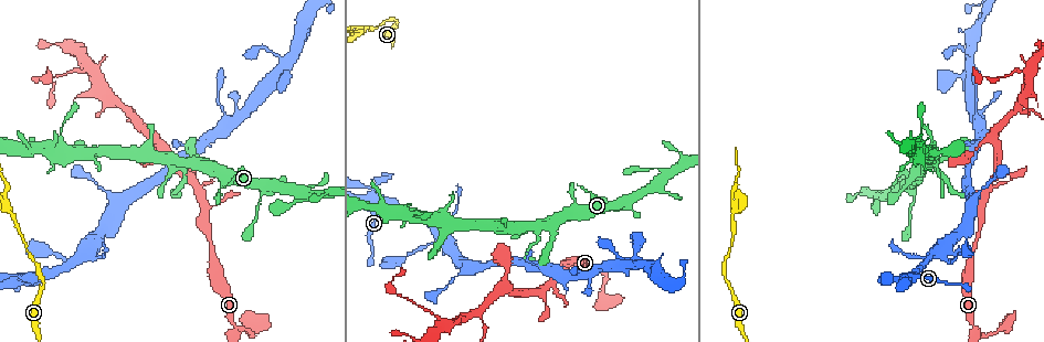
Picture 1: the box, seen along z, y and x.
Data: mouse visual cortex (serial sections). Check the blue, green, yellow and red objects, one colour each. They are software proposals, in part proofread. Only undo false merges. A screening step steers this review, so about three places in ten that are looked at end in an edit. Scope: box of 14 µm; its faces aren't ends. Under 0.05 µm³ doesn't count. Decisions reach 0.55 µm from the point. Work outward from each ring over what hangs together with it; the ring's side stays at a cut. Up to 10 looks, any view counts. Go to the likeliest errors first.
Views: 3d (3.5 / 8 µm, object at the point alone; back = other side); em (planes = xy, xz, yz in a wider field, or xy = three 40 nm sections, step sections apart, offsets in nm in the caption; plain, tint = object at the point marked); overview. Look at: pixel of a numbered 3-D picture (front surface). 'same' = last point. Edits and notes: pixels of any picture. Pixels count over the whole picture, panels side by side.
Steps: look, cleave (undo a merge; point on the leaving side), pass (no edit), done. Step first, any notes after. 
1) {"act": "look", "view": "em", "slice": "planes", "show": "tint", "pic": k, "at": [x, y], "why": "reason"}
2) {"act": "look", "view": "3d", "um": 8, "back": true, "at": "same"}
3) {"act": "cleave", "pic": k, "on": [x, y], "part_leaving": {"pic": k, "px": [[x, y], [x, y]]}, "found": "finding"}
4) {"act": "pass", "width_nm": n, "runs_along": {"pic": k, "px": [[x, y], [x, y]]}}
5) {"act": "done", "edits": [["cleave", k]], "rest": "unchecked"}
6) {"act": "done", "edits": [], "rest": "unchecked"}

{"act": "look", "view": "3d", "um": 3.5, "pic": 1, "at": [359, 26], "why": "two arms at a narrow angle"}

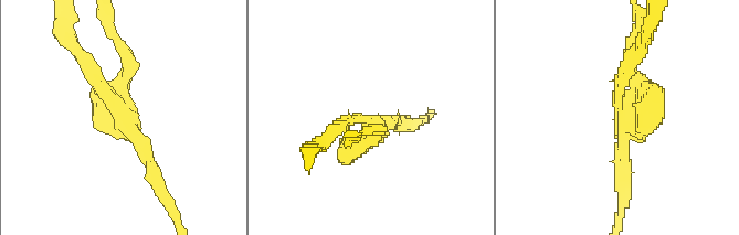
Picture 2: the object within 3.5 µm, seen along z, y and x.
{"act": "look", "view": "em", "slice": "xy", "step": 3, "show": "tint", "pic": 2, "at": [127, 125]}

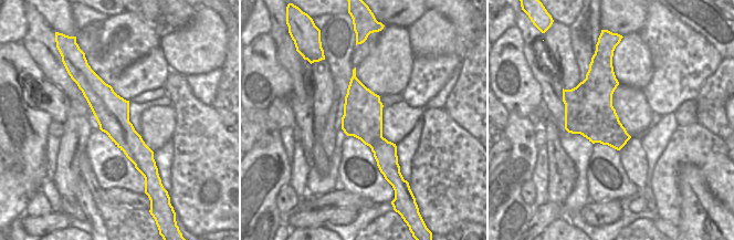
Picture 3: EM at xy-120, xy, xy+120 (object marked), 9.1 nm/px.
{"act": "cleave", "pic": 2, "on": [656, 106], "found": "two cells meet here"}

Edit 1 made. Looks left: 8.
{"act": "look", "view": "3d", "um": 3.5, "pic": 1, "at": [237, 330], "why": "arms part here"}

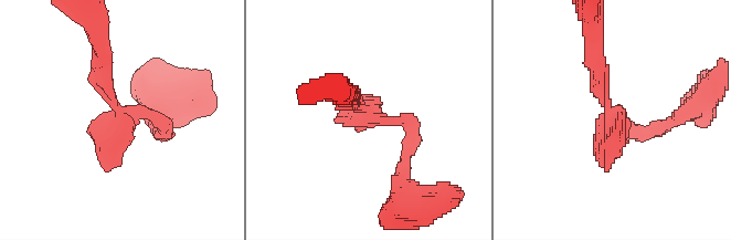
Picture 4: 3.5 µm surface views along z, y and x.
{"act": "look", "view": "em", "slice": "xy", "step": 5, "show": "plain", "pic": 4, "at": [123, 111], "why": "shape alone is not enough"}

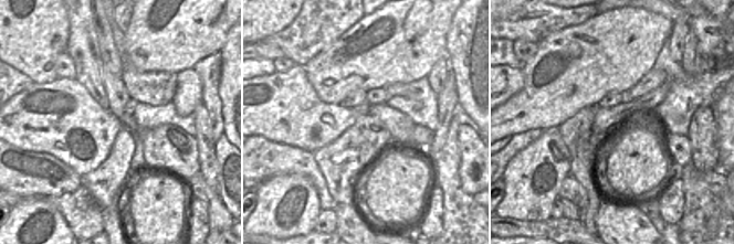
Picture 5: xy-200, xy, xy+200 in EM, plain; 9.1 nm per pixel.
{"act": "look", "view": "em", "slice": "xy", "step": 5, "show": "tint", "at": "same"}

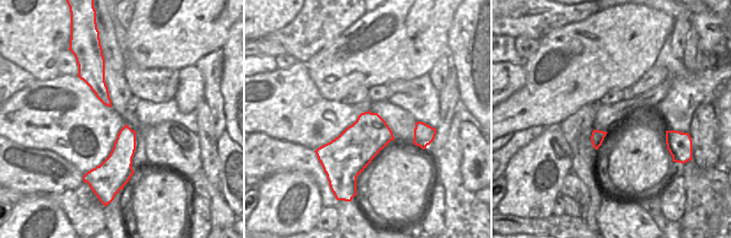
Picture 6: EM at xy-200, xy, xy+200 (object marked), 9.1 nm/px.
{"act": "pass", "width_nm": 360, "runs_along": {"pic": 4, "px": [[99, 45], [109, 100], [160, 131]]}, "found": "one cell here"}

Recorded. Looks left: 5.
{"act": "look", "view": "3d", "um": 3.5, "back": true, "pic": 1, "at": [438, 234], "why": "sharp bend"}

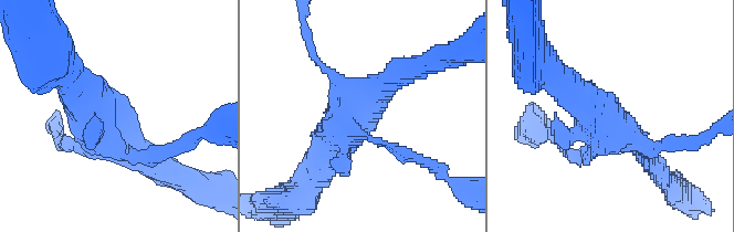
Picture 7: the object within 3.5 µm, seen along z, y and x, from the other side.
{"act": "look", "view": "em", "slice": "xy", "step": 2, "show": "tint", "pic": 7, "at": [624, 128], "why": "now the EM"}

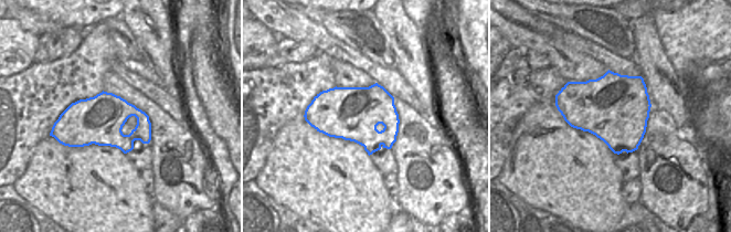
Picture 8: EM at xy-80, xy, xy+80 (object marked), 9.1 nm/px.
{"act": "look", "view": "em", "slice": "xy", "step": 5, "show": "tint", "at": "same"}

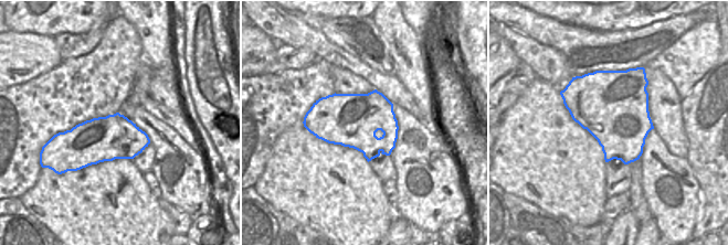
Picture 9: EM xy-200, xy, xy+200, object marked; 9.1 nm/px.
{"act": "pass", "width_nm": 550, "runs_along": {"pic": 7, "px": [[648, 159], [557, 77]]}, "found": "all the same cell"}

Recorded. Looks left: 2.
{"act": "look", "view": "3d", "um": 3.5, "back": true, "pic": 1, "at": [976, 92], "why": "thin neck"}

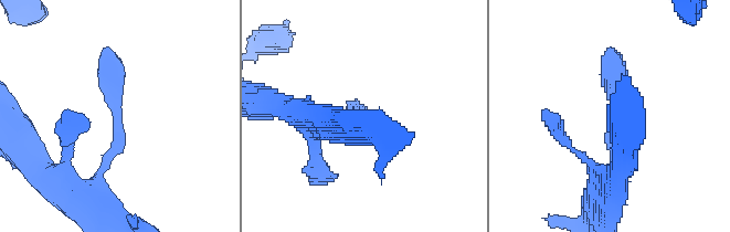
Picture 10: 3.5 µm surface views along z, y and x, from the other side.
{"act": "look", "view": "em", "slice": "xy", "step": 1, "show": "tint", "pic": 10, "at": [118, 115], "why": "need the tissue"}

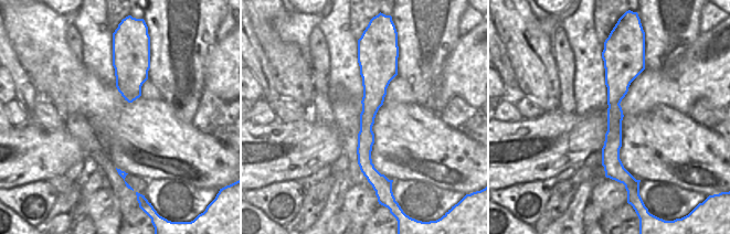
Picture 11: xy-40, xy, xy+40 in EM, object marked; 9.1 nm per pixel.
{"act": "pass", "runs_along": {"pic": 11, "px": [[620, 61], [614, 96], [612, 176]]}, "found": "continuous, no second cell"}

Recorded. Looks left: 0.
{"act": "done", "edits": [["cleave", 2]], "rest": "unchecked"}

